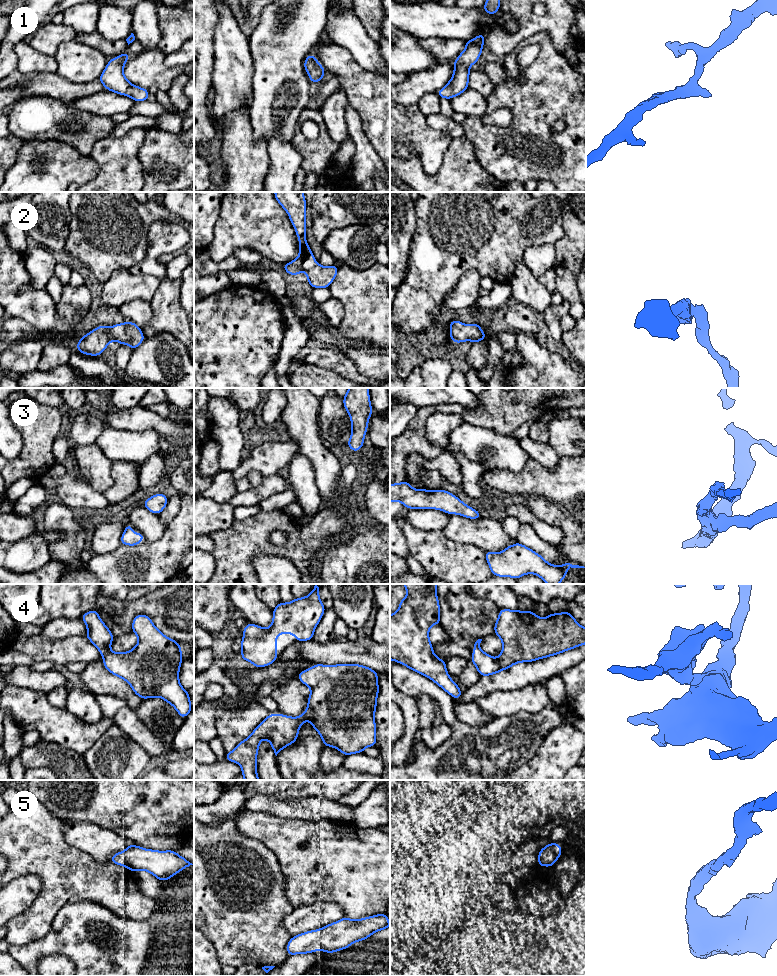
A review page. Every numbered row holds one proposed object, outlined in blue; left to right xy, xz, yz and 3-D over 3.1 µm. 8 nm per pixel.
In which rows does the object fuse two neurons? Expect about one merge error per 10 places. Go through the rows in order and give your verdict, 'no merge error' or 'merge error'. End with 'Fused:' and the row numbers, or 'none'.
1: no merge error
2: no merge error
3: no merge error
4: no merge error
5: no merge error
Fused: none

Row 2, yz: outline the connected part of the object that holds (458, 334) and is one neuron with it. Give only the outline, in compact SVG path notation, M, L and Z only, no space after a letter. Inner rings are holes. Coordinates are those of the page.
M452 320L449 323L449 328L449 336L453 343L461 343L467 340L476 343L486 339L486 333L477 323L465 325L459 320Z

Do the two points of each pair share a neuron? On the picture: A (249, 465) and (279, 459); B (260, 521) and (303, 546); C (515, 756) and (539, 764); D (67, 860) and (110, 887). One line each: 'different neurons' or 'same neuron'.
A: same neuron
B: same neuron
C: different neurons
D: same neuron

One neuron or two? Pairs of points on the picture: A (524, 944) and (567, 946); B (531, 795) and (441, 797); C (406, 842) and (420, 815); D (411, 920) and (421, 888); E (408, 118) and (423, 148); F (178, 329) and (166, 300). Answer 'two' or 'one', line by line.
A: one
B: two
C: two
D: one
E: one
F: one

